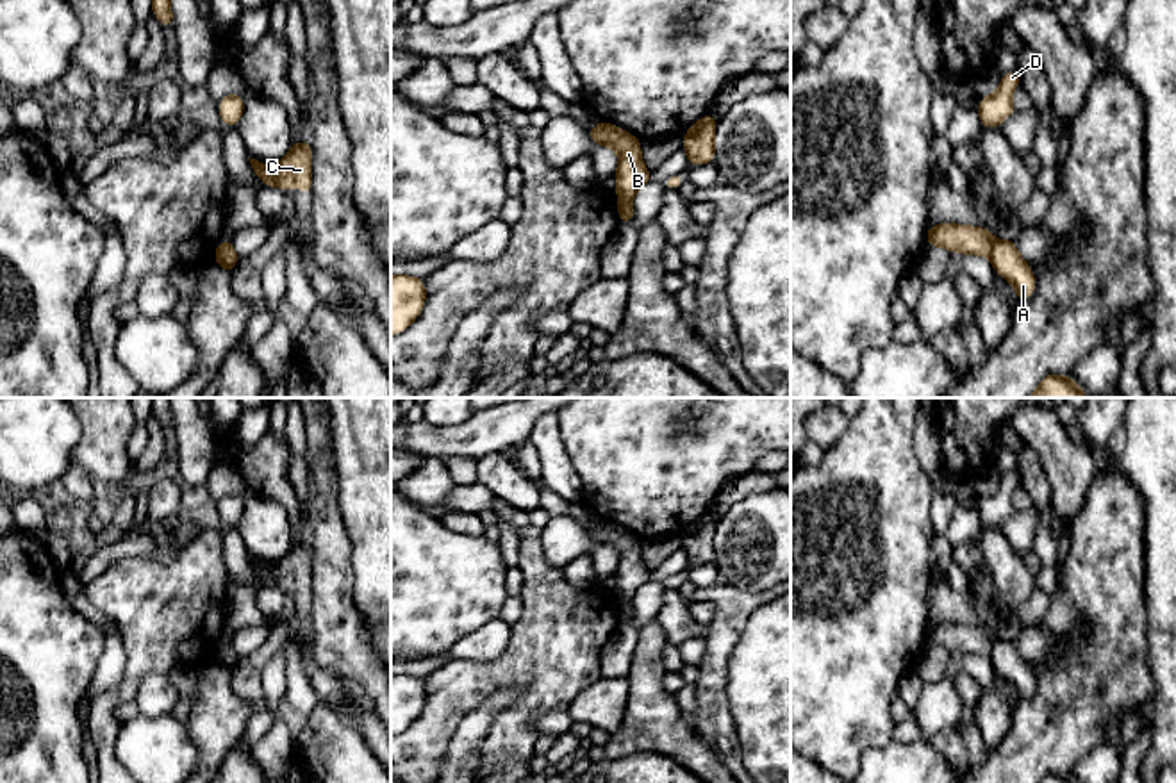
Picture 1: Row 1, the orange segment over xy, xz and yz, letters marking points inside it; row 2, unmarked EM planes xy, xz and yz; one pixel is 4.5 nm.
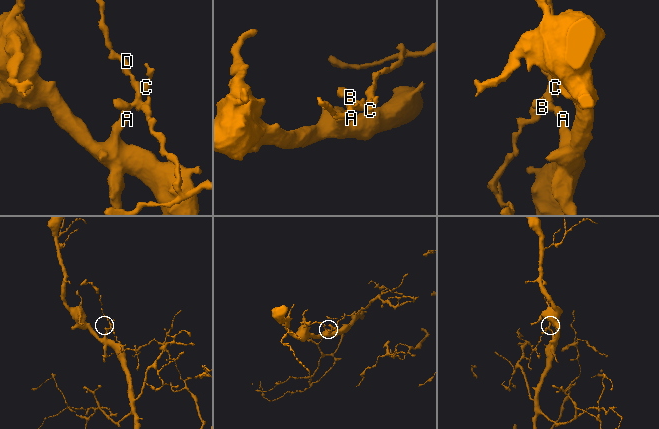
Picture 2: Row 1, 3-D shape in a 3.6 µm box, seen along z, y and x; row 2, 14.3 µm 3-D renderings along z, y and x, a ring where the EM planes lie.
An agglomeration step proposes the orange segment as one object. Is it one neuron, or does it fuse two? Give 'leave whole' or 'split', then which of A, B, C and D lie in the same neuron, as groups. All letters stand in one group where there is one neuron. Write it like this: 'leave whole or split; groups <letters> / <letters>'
split; groups A / B C D

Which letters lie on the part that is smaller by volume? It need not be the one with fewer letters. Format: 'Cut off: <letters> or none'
Cut off: B, C, D

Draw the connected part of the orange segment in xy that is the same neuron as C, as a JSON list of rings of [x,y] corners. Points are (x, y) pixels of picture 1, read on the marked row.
[[[296,141],[293,143],[287,155],[273,164],[266,166],[255,159],[250,159],[253,173],[261,178],[262,185],[273,185],[278,189],[302,187],[305,194],[312,196],[312,150],[311,143]]]

